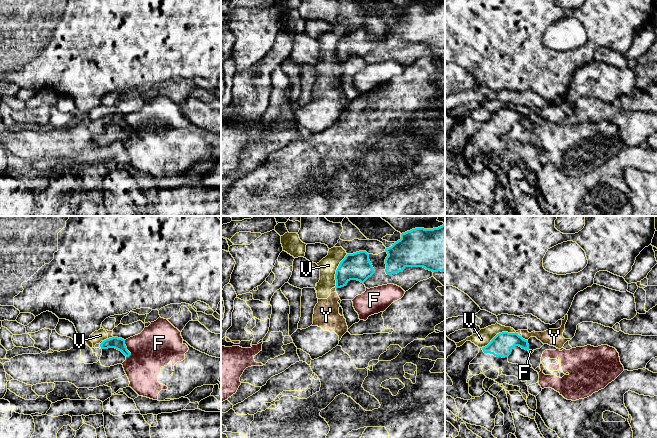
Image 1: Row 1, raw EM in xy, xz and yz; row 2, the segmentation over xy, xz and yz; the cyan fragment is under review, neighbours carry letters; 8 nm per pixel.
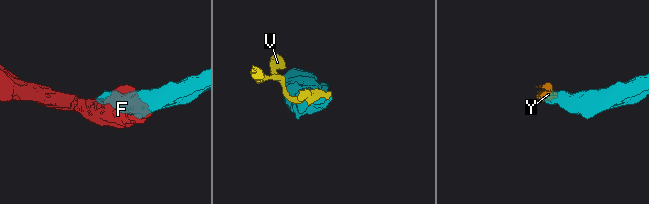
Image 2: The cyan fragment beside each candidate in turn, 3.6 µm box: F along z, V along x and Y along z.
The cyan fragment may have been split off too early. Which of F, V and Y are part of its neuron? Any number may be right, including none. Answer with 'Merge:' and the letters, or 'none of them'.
Merge: none of them

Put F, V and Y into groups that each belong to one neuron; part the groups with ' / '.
F / V Y

